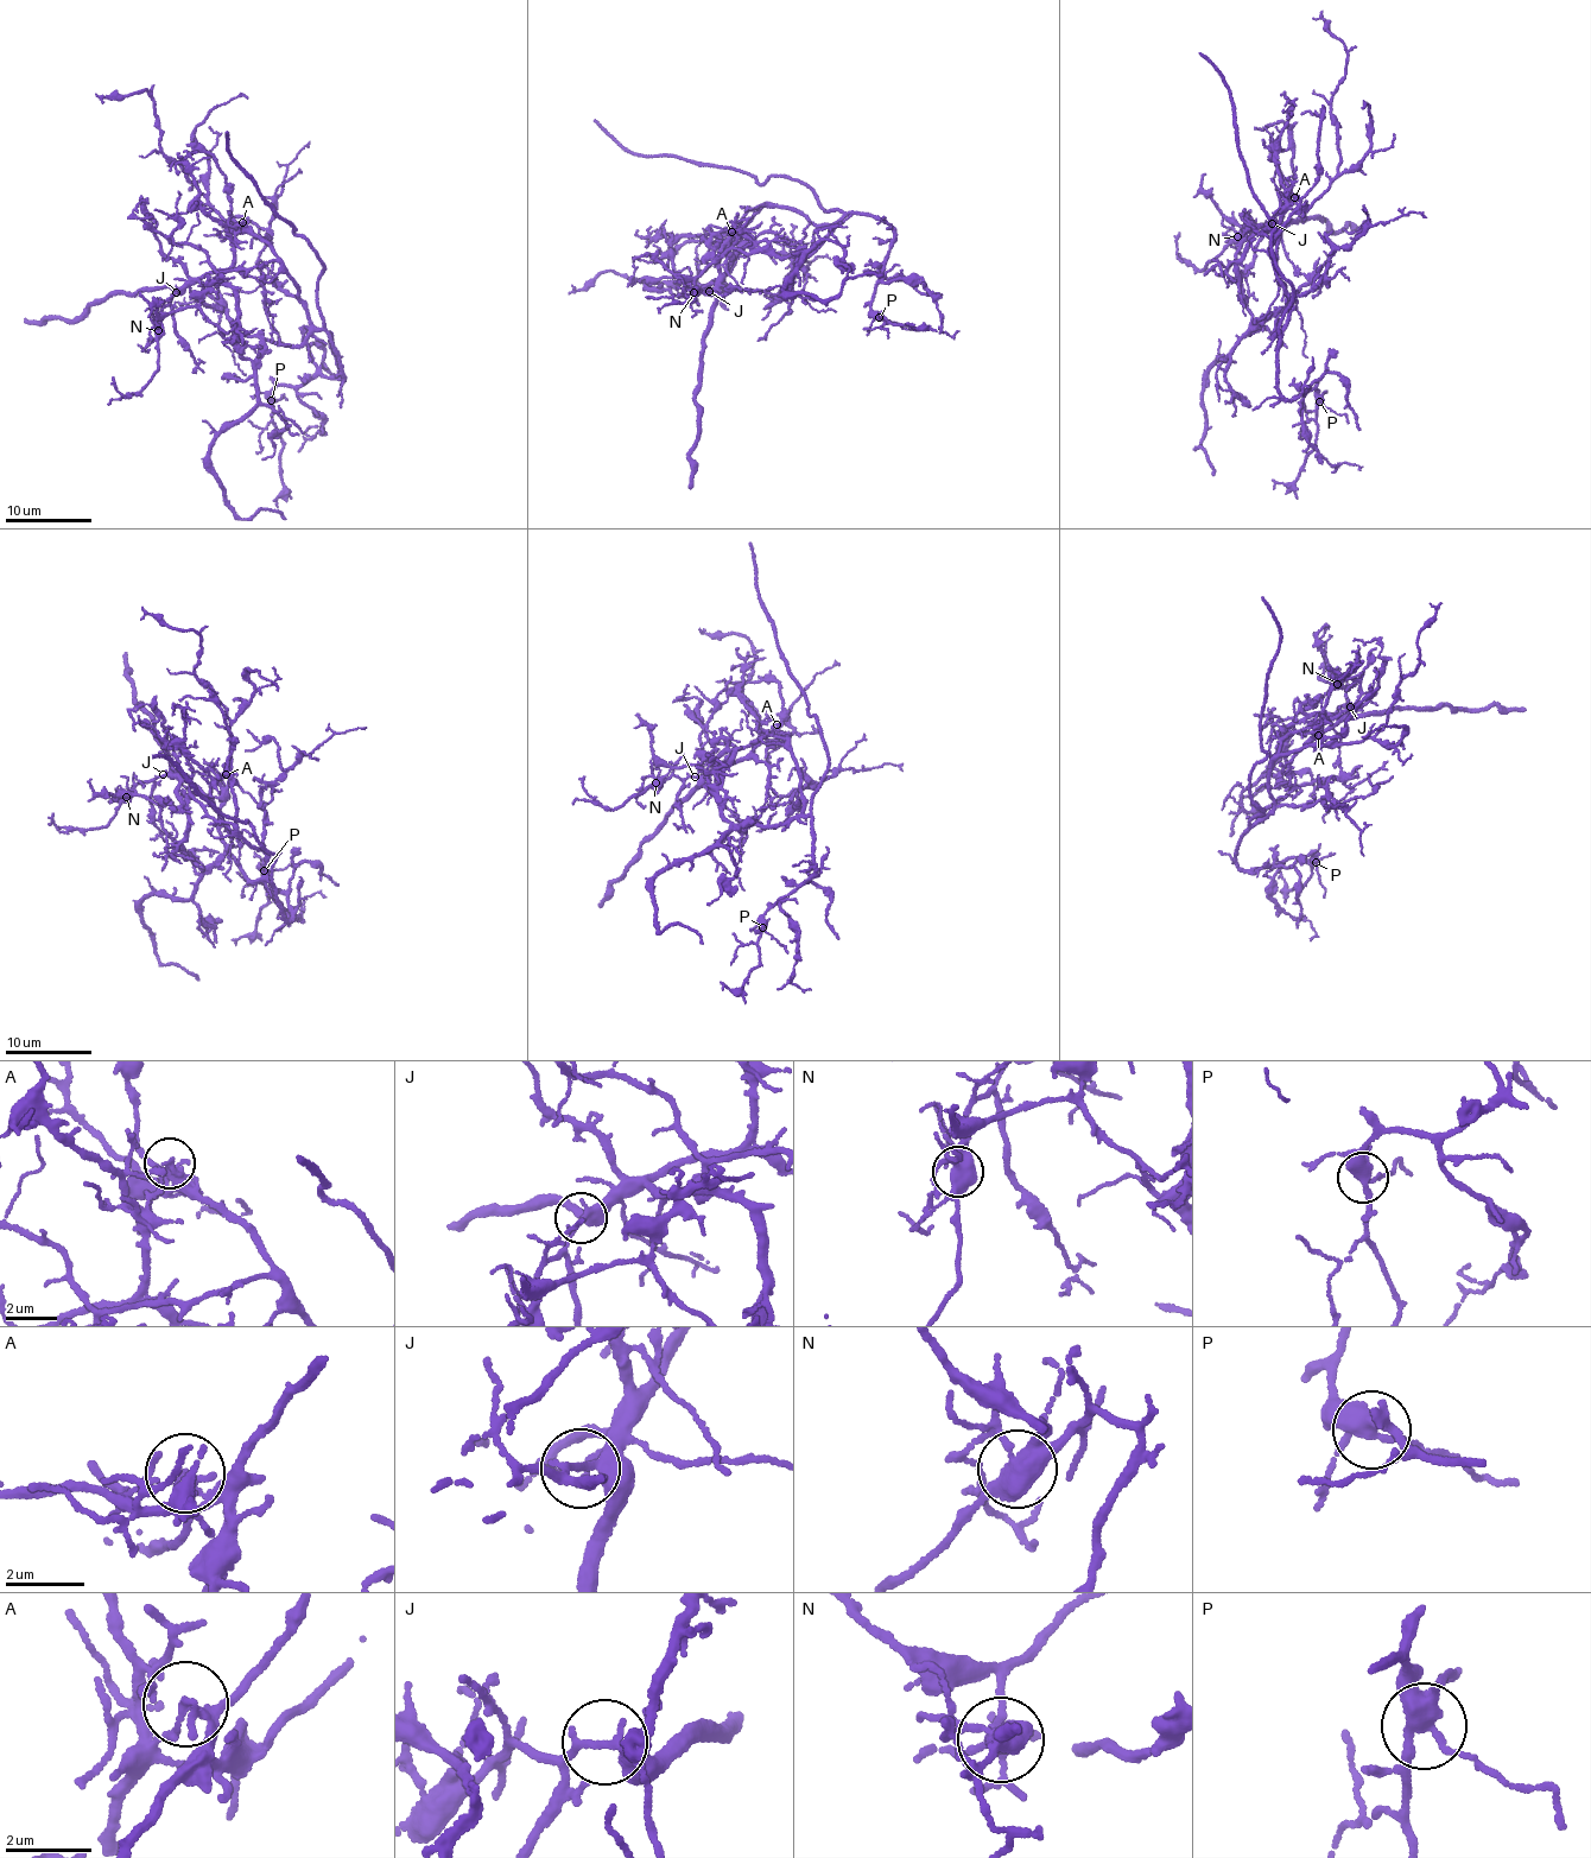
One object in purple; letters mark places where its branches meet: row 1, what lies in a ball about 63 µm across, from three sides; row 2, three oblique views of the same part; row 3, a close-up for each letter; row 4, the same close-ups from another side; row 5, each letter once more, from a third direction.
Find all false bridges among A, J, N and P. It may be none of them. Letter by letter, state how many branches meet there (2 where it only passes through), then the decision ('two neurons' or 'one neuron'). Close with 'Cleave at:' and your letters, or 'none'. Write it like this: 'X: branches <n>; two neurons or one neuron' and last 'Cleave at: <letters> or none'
A: branches 3; two neurons
J: branches 2; one neuron
N: branches 6; two neurons
P: branches 4; one neuron
Cleave at: A, N

